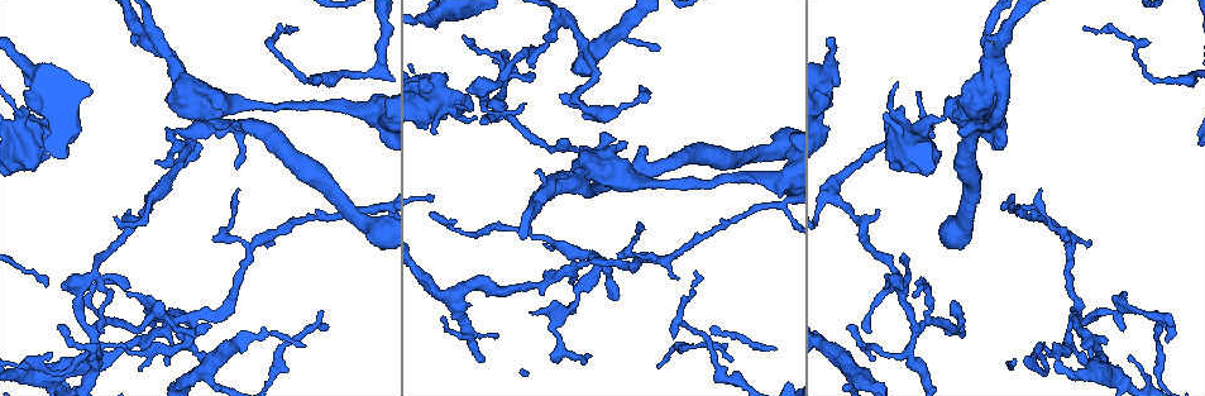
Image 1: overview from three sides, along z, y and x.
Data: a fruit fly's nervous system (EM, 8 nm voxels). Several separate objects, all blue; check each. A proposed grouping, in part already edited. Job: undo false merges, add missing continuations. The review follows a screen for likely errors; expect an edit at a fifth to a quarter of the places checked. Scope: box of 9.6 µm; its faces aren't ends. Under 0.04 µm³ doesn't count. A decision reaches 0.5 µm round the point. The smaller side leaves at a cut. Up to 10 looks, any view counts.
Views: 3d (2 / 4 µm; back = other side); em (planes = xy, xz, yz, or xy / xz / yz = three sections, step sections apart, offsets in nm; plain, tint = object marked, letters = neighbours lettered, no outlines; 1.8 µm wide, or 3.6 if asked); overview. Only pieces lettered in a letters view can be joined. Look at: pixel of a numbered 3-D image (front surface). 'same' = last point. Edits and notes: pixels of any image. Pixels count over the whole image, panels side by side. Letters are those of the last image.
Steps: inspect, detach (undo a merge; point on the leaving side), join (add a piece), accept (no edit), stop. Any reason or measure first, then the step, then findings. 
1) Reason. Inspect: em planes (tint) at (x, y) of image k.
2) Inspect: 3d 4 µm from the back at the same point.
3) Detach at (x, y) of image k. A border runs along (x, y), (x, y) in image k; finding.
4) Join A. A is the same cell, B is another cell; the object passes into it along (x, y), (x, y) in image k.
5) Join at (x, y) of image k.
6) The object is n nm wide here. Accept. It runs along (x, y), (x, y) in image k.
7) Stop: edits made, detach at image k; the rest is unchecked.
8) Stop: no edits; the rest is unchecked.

Inspect: 3d 4 µm at (1070, 318) of image 1.

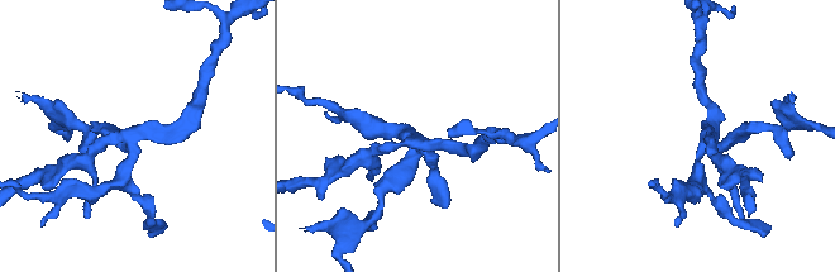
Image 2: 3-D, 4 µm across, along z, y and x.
Now the EM. Inspect: em yz step 16 (letters) at (131, 137) of image 2.

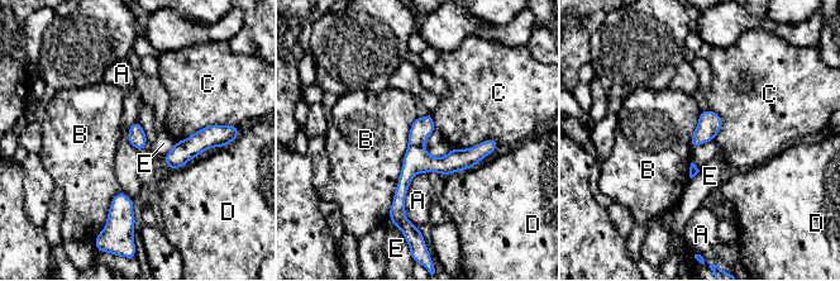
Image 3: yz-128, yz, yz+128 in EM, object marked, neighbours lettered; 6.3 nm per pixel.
The object is 120 nm wide here. Detach at (416, 160) of image 3. A, B, C, D and E are other cells; the part that leaves runs along (494, 143), (418, 165), (392, 210) in image 3; two neurons meet here.

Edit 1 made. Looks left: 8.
See it whole again. Inspect: overview.

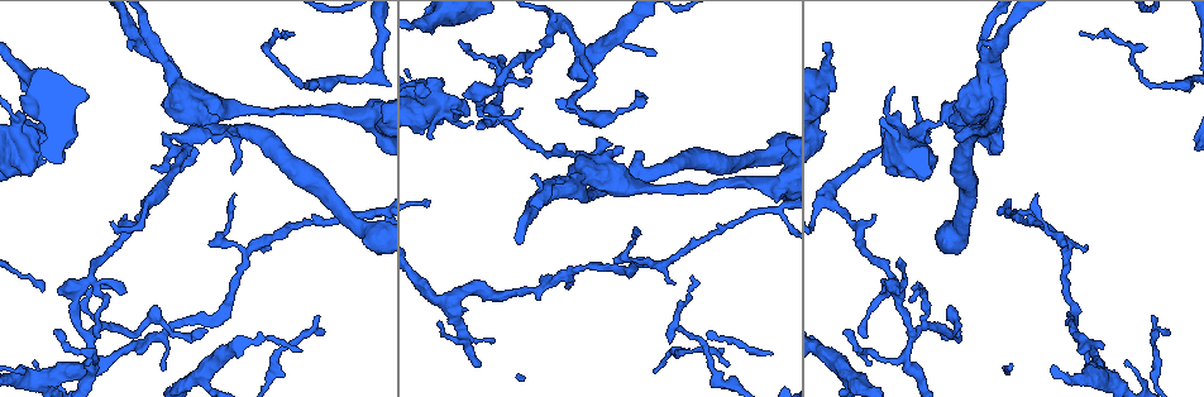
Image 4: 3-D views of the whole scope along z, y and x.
Inspect: 3d 2 µm from the back at (609, 146) of image 4.

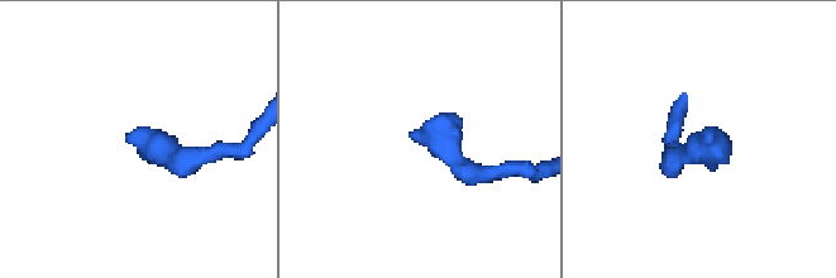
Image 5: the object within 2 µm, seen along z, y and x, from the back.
Inspect: em planes (letters) at (705, 143) of image 5.

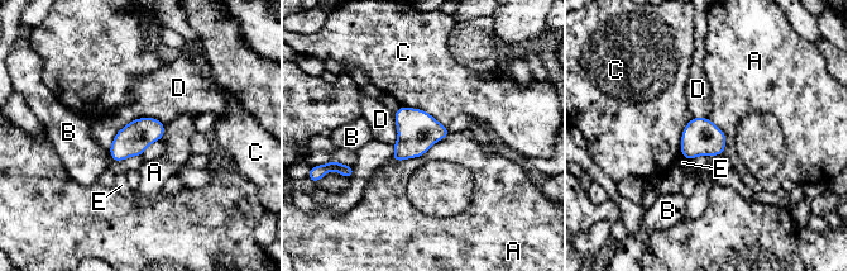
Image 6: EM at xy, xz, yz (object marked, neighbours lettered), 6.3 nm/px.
The object is 200 nm wide here. Accept. A, B, C, D and E are other cells; a border runs along (450, 133), (421, 156), (392, 158) in image 6; none of them fits.

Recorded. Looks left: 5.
Calibre changes. Inspect: em xy step 8 (tint) at (585, 116) of image 4.

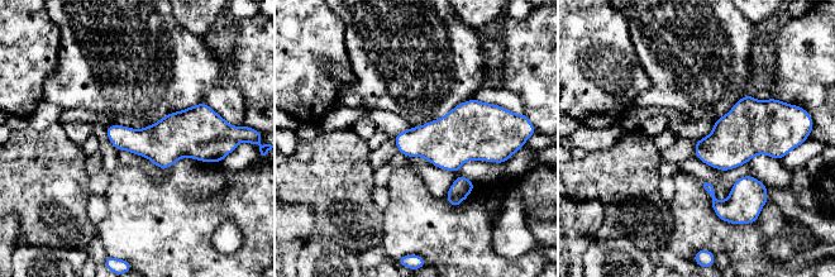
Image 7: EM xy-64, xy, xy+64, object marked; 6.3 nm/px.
Inspect: em planes (letters) at the same point.

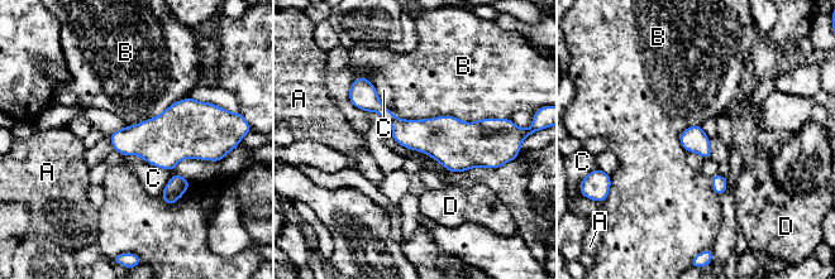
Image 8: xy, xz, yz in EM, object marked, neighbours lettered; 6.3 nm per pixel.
Accept. A, B, C and D are other cells; it runs along (353, 96), (410, 134), (491, 133) in image 8; continuous, no second neuron.

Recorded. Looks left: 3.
An open end. Inspect: em planes (plain) at (940, 124) of image 4.

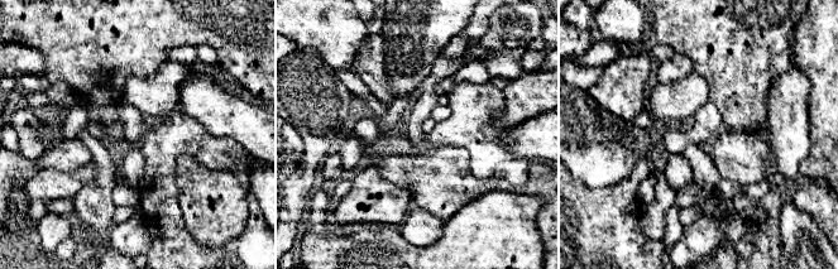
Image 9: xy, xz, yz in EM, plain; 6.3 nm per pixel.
What lies round it. Inspect: em planes (letters) at the same point.

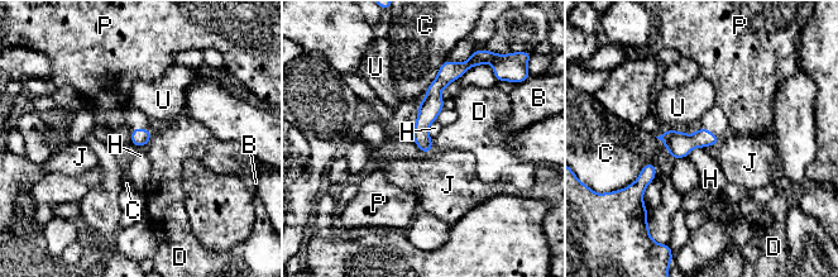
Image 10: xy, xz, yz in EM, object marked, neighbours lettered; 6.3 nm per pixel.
Accept. B, C, D, H, J, P and U are other cells; it runs along (443, 68), (422, 122), (424, 148) in image 10; none of them fits.

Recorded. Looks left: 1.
Stop: edits made, detach at image 3; the rest is unchecked.

